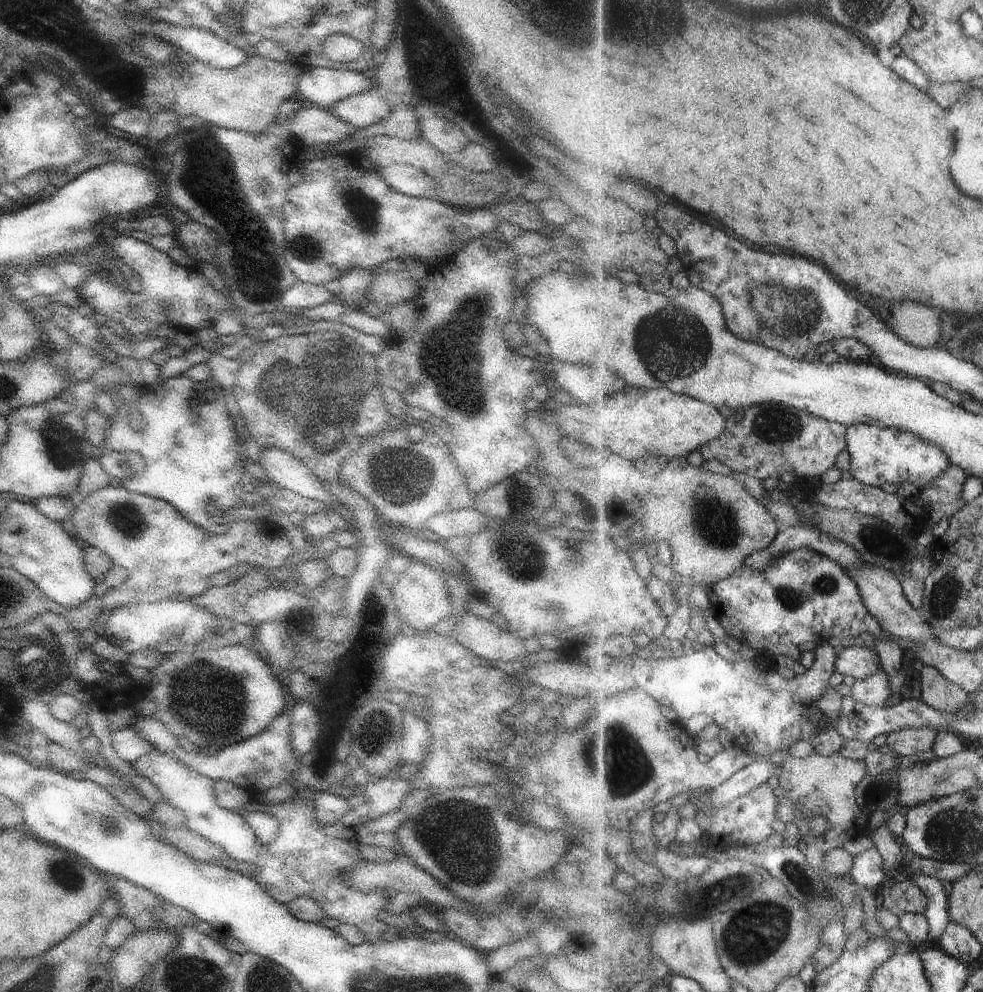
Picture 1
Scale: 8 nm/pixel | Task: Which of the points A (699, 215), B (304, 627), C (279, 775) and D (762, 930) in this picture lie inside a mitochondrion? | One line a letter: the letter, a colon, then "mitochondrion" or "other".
A: other
B: other
C: other
D: mitochondrion

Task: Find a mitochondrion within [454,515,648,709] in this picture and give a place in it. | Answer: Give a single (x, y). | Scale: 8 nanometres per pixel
(526, 567)

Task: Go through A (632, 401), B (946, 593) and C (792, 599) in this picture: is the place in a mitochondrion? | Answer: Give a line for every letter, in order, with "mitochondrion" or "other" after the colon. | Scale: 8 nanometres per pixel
A: other
B: mitochondrion
C: mitochondrion

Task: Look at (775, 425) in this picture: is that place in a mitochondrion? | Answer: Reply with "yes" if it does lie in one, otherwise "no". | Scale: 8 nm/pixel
yes

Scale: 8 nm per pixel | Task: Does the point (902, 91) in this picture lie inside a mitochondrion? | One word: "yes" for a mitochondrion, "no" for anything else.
no

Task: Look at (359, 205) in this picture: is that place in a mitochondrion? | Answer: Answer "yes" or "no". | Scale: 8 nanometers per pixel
yes

